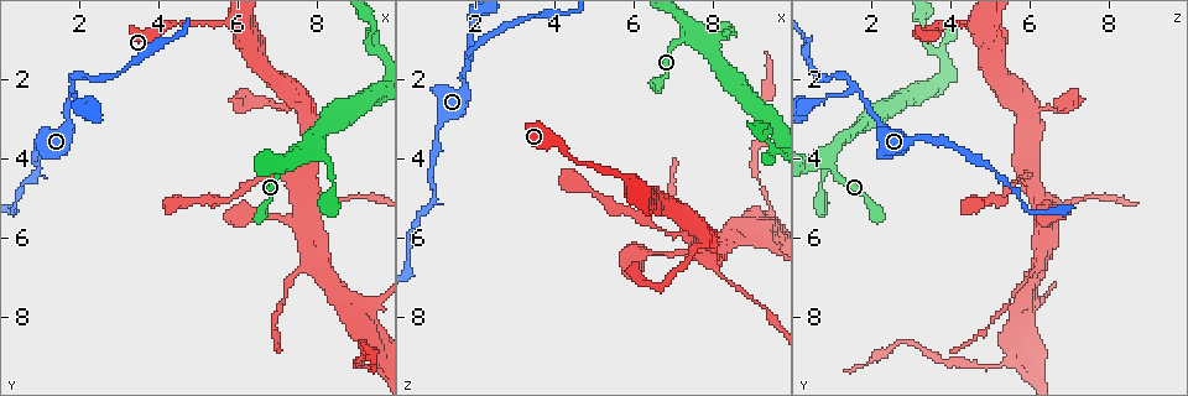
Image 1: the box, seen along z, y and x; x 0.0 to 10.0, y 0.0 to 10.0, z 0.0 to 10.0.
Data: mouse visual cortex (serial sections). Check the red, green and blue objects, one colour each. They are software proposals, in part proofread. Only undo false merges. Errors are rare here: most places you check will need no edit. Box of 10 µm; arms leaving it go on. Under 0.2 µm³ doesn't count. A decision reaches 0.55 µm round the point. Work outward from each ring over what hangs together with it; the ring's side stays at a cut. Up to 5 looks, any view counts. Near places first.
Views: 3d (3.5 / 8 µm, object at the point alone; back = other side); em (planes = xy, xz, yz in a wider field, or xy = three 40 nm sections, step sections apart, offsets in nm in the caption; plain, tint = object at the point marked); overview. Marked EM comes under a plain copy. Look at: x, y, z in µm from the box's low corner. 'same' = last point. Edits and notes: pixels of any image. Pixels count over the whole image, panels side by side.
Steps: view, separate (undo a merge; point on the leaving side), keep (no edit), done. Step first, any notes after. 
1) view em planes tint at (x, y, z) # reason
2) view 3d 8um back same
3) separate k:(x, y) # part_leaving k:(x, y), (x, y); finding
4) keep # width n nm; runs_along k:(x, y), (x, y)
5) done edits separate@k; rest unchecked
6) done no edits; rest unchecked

view 3d 3.5um at (1.85, 2.25, 1.60) # three arms meet

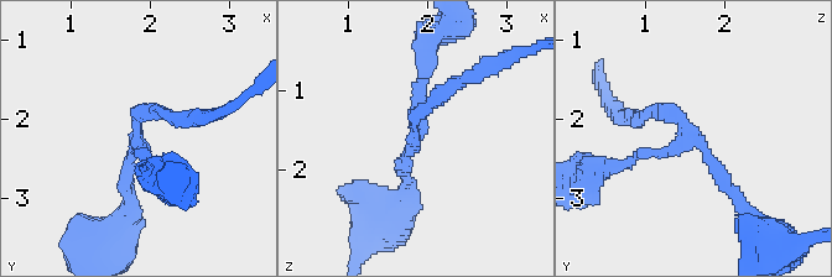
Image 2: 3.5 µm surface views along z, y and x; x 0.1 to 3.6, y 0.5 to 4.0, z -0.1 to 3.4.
keep # runs_along 2:(739, 202), (695, 136), (618, 163); one cell here

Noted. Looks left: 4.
view 3d 3.5um at (7.85, 5.20, 6.50) # two arms in line, one across

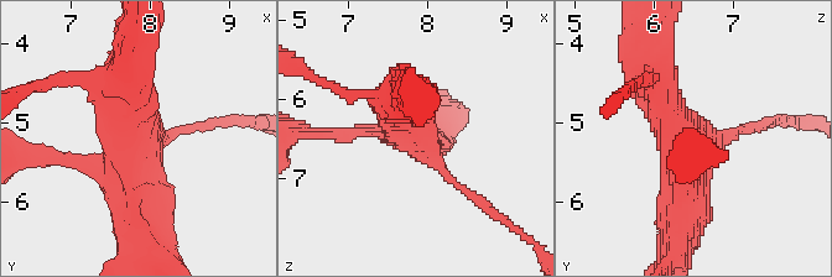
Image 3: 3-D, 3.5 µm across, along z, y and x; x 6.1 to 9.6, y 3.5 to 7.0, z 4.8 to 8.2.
view em planes tint at (7.85, 5.20, 6.50)

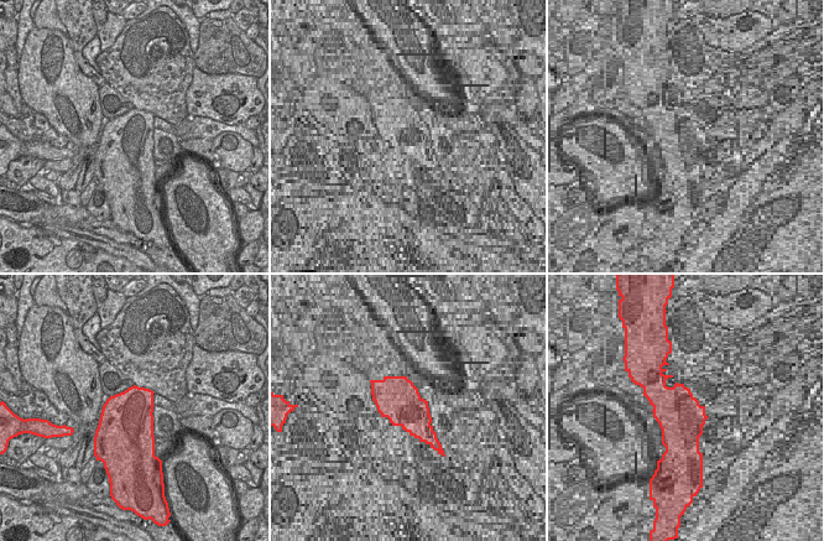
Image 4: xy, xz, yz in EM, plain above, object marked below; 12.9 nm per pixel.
keep # runs_along 3:(119, 89), (130, 226), (146, 245); one cell here

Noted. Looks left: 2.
done no edits; rest unchecked

